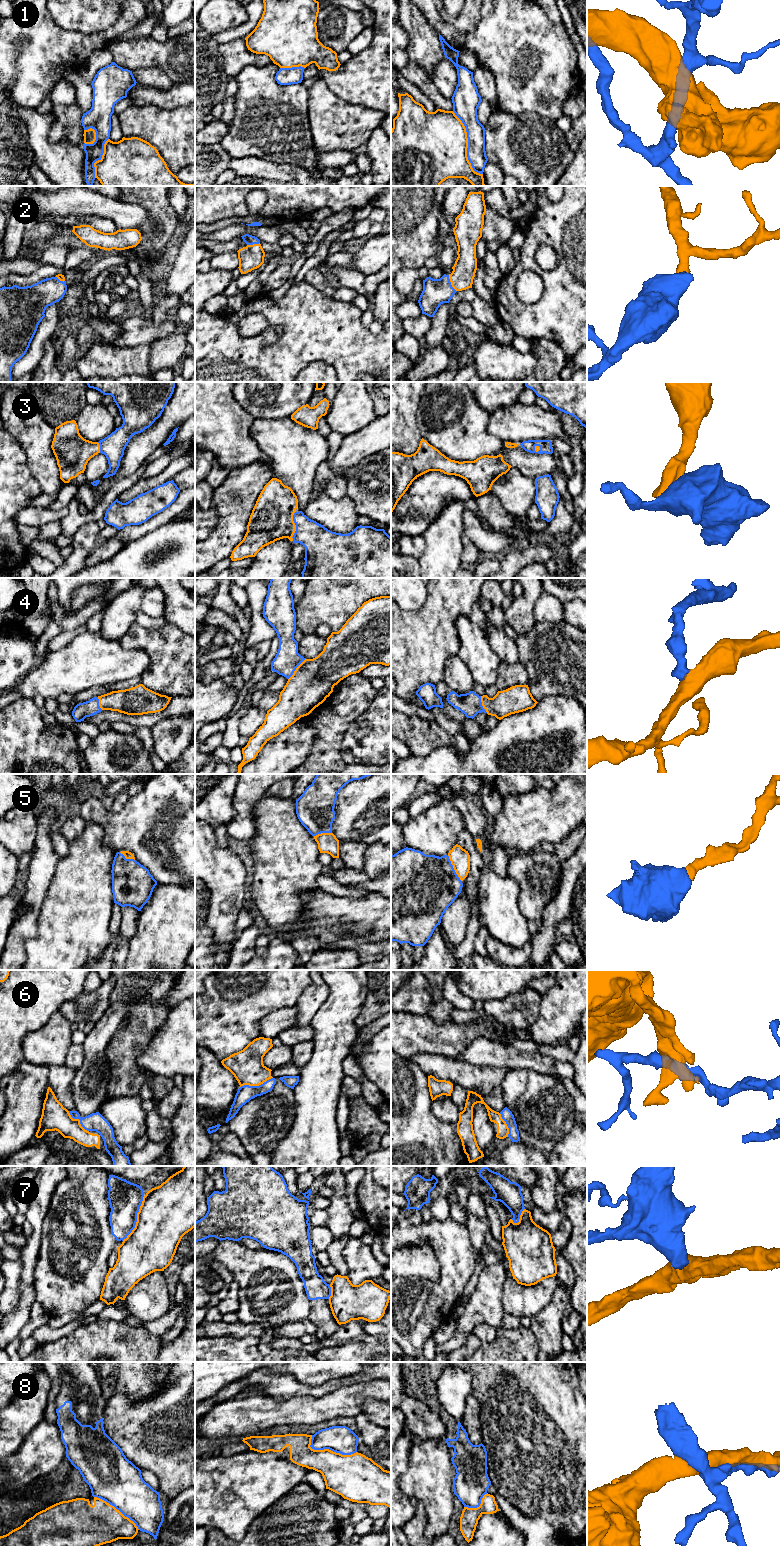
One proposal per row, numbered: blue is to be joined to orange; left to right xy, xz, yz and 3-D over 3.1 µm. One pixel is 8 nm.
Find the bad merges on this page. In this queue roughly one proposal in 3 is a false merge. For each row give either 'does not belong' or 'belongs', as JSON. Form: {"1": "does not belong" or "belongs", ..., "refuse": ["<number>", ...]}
{"1": "does not belong", "2": "belongs", "3": "belongs", "4": "belongs", "5": "belongs", "6": "does not belong", "7": "does not belong", "8": "does not belong", "refuse": ["1", "6", "7", "8"]}

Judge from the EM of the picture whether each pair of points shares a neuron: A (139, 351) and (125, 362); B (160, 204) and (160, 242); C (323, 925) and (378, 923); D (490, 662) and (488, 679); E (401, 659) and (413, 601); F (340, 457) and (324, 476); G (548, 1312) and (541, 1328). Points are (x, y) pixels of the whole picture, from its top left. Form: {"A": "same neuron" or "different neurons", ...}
{"A": "same neuron", "B": "same neuron", "C": "same neuron", "D": "same neuron", "E": "different neurons", "F": "different neurons", "G": "same neuron"}

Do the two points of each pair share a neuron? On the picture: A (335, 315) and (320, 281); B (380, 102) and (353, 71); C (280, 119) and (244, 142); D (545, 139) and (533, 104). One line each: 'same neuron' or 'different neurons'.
A: different neurons
B: same neuron
C: same neuron
D: different neurons

